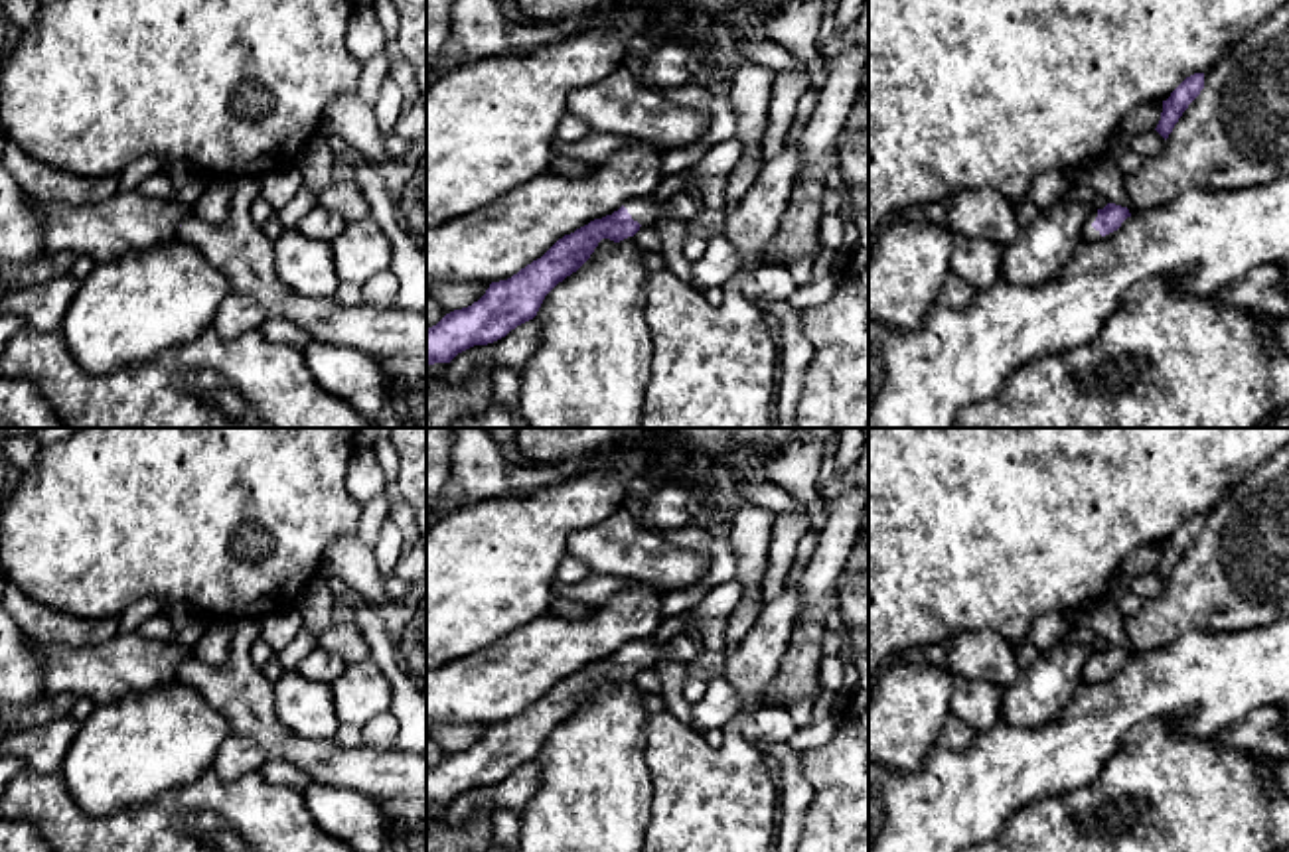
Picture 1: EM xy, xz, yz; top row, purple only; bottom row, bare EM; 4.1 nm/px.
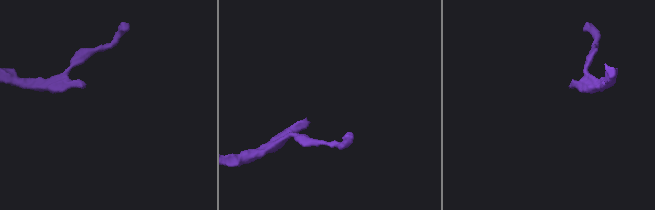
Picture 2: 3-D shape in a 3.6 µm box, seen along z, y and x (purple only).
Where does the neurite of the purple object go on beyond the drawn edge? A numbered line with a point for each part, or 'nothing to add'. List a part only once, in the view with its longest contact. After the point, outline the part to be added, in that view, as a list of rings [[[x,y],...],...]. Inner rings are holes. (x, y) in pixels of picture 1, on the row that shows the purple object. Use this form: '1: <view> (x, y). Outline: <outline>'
1: yz (1090, 233). Outline: [[[1094,209],[1092,215],[1090,215],[1090,219],[1088,219],[1088,223],[1084,225],[1084,241],[1099,241],[1099,239],[1103,239],[1099,235],[1099,231],[1096,231],[1092,227],[1092,223],[1096,221],[1096,217],[1098,217],[1098,211]]]

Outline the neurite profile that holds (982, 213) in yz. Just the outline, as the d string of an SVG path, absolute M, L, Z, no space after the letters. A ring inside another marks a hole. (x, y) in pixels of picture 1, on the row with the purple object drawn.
M991 187L961 189L946 201L953 233L1009 247L1021 235L1015 205Z

